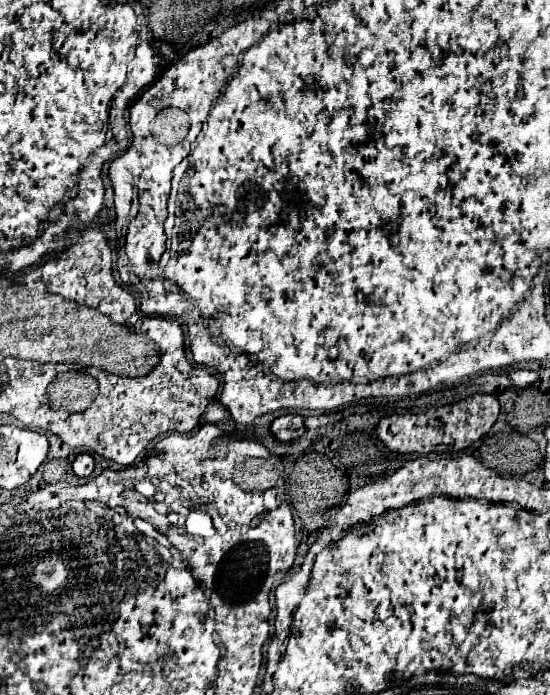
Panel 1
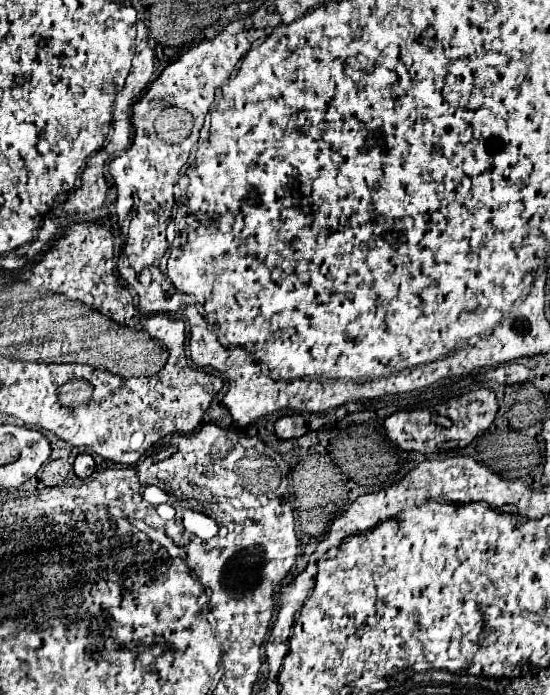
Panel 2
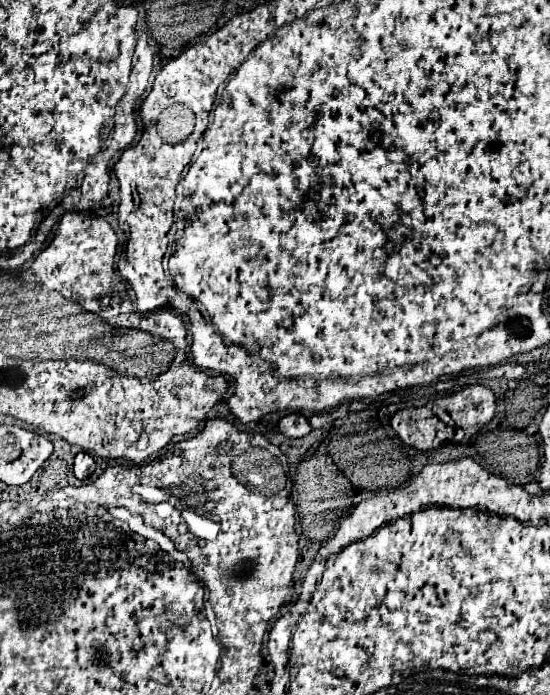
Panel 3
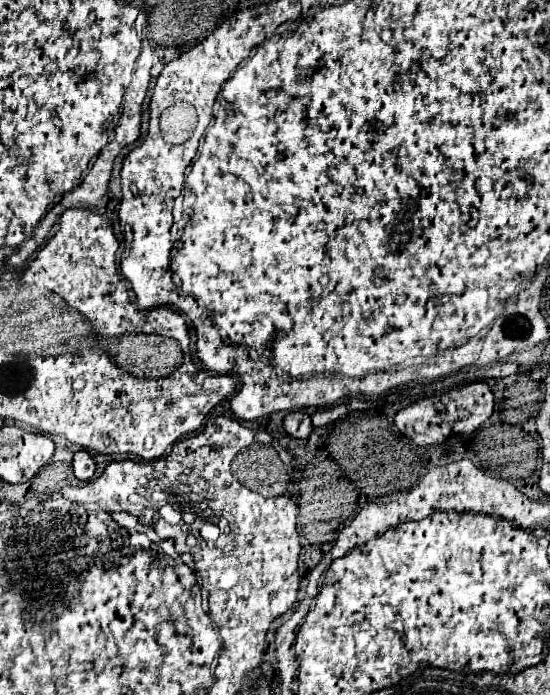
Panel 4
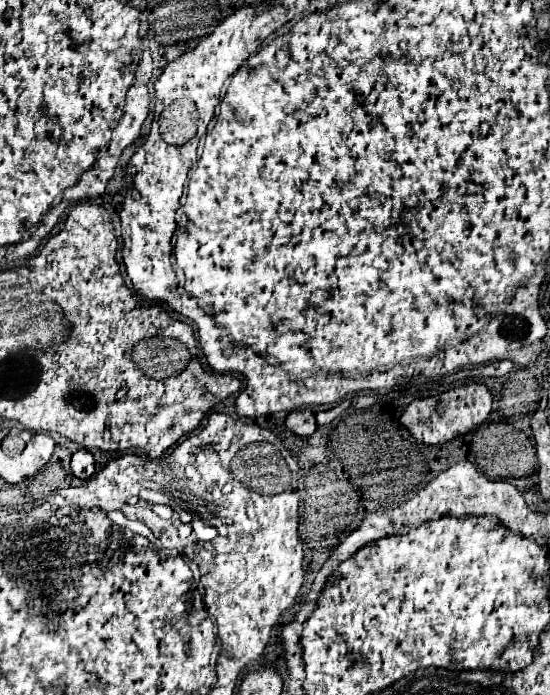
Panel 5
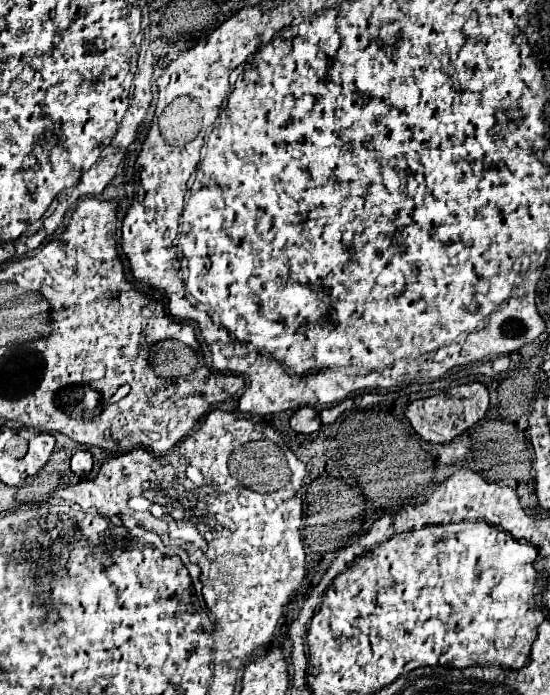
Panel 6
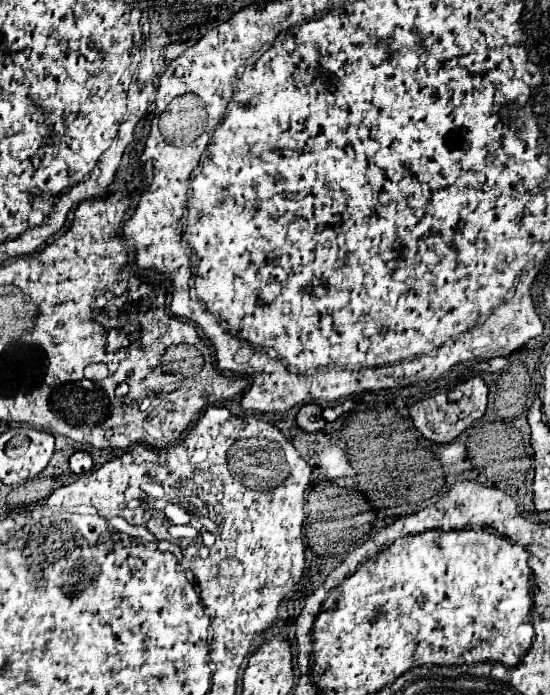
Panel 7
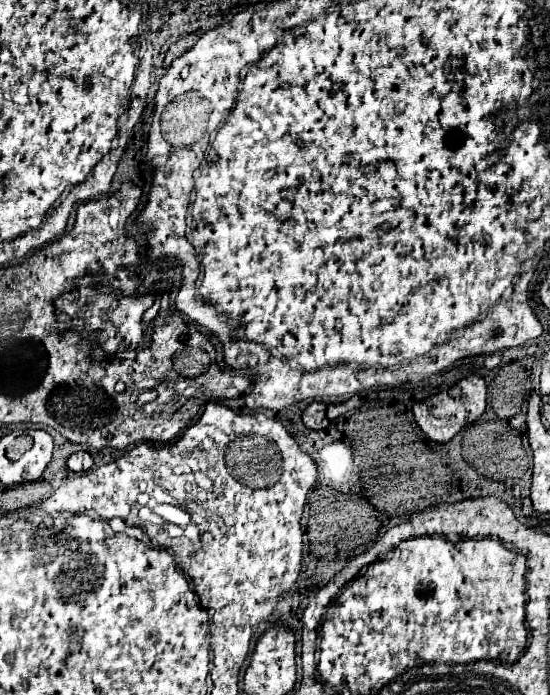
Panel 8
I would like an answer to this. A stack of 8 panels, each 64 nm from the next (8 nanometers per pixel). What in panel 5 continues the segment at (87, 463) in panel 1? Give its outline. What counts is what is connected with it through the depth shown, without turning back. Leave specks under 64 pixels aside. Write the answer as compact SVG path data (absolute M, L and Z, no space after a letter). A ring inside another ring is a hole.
M78 450L72 456L72 474L80 480L88 480L94 474L94 458L88 450Z

